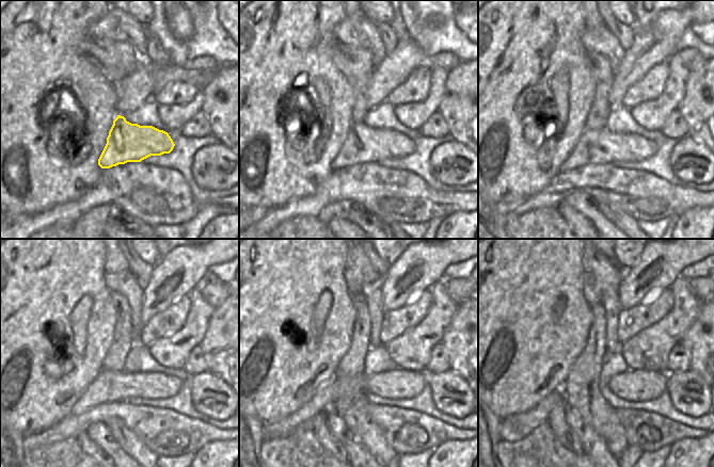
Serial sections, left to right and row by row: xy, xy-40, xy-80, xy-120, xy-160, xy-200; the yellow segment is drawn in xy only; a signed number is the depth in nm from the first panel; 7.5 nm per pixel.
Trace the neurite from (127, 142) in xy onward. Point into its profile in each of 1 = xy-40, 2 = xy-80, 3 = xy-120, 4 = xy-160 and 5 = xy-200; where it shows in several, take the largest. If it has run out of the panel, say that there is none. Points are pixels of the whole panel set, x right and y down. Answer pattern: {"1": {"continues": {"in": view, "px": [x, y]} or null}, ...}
{"1": {"continues": {"in": "xy-40", "px": [363, 144]}}, "2": {"continues": {"in": "xy-80", "px": [602, 146]}}, "3": {"continues": {"in": "xy-120", "px": [109, 386]}}, "4": {"continues": {"in": "xy-160", "px": [398, 384]}}, "5": {"continues": {"in": "xy-200", "px": [634, 384]}}}

